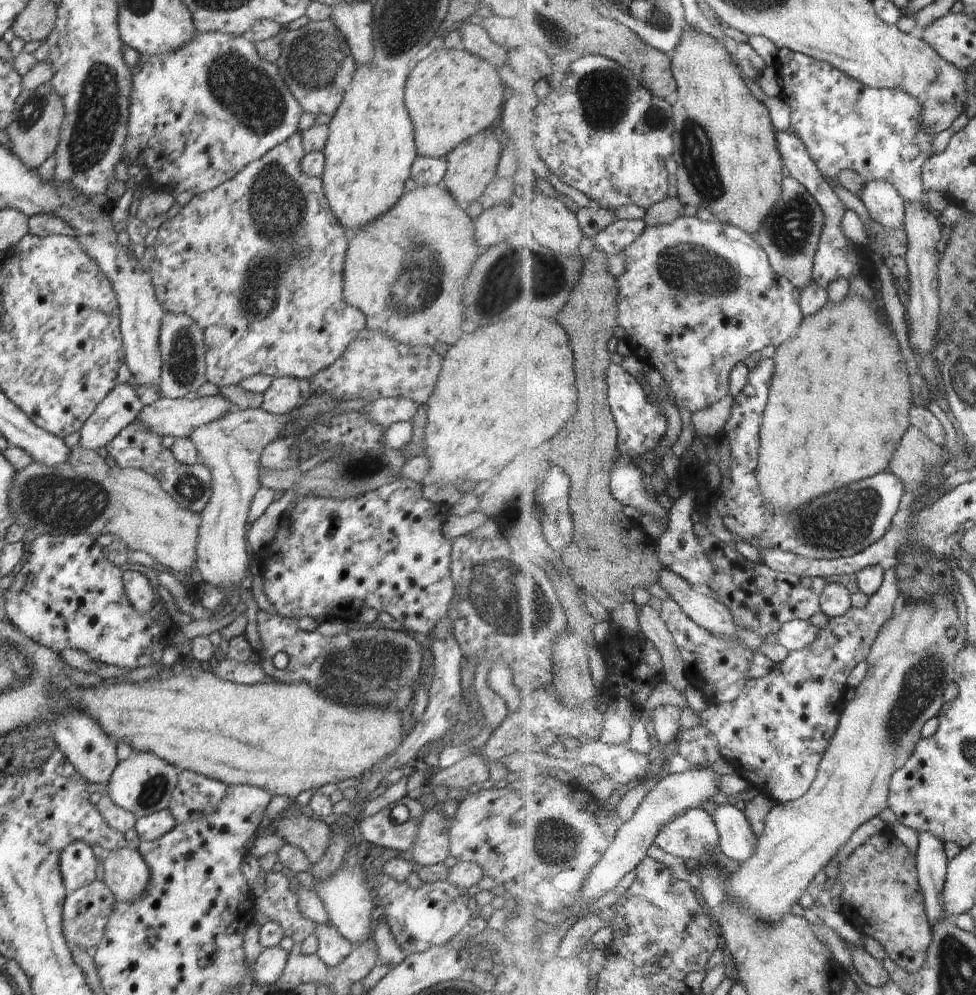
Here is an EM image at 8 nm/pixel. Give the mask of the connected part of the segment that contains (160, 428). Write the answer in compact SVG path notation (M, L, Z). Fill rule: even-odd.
M222 394L198 397L192 401L186 398L169 399L160 397L156 402L142 407L138 420L144 423L149 431L161 437L187 437L195 428L222 418L226 413L231 412L232 409L234 409L234 405Z

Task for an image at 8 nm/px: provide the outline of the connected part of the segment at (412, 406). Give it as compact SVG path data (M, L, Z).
M384 397L371 401L362 411L369 419L377 425L388 428L391 424L408 422L418 412L418 404L404 397Z

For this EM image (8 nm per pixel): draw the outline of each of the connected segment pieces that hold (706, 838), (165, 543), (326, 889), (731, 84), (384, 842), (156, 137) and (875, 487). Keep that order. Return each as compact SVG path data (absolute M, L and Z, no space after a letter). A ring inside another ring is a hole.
M690 809L660 833L656 846L662 848L664 854L692 860L698 859L703 854L714 854L719 850L720 844L721 832L715 818L704 809Z
M77 445L70 448L67 462L46 466L32 461L25 469L15 470L8 493L8 508L15 524L33 530L40 535L88 534L97 537L100 534L113 534L131 551L140 550L150 554L154 560L169 572L191 574L196 564L196 543L200 515L183 509L162 490L160 482L143 470L132 467L109 466L95 450L86 450Z
M355 858L342 864L343 868L338 869L333 875L329 875L324 881L313 880L314 887L323 906L329 915L329 923L336 927L336 930L354 946L361 945L366 939L372 937L373 928L370 928L370 918L372 918L372 903L374 896L369 885L366 884L362 876L362 861Z
M688 25L686 32L684 33L682 42L676 48L676 53L673 58L673 73L676 75L677 81L679 82L679 96L682 96L680 102L676 102L673 107L676 112L676 130L675 130L675 153L673 154L675 161L678 164L678 182L677 188L679 189L679 197L681 201L686 204L691 204L697 206L699 209L707 208L709 209L718 220L725 223L732 223L737 227L743 228L748 231L751 235L756 236L760 234L761 230L764 228L765 222L772 216L775 212L776 206L779 205L780 199L784 194L784 159L779 151L779 136L774 122L772 122L772 116L770 116L770 108L766 106L765 103L760 102L752 92L750 92L749 83L744 82L744 78L740 76L738 68L734 66L732 62L732 56L726 51L726 45L721 44L714 38L704 34L700 28Z
M408 796L401 798L396 804L404 804L409 810L408 820L402 824L397 824L390 815L394 805L387 806L374 816L360 815L357 821L365 843L376 844L385 849L393 848L399 852L412 850L422 815L426 810L418 799Z
M198 31L192 35L191 41L183 44L179 49L161 55L145 55L138 57L139 64L131 68L132 90L129 96L129 119L127 122L128 136L123 144L123 155L121 160L127 167L132 164L148 168L146 185L156 191L164 191L172 196L180 192L192 192L192 194L202 194L220 186L228 179L234 178L245 166L263 157L272 147L285 141L290 135L298 132L297 126L299 118L303 113L300 104L292 96L290 89L286 86L285 80L280 74L275 63L268 62L257 53L255 46L243 35L232 33L222 33L220 31Z
M772 359L762 360L760 366L756 367L752 371L750 371L749 379L747 381L746 386L743 388L743 391L735 398L736 402L734 403L733 415L730 419L730 422L726 425L725 431L727 432L727 438L729 443L731 444L731 487L727 490L726 495L724 492L720 490L720 493L717 494L718 501L716 503L716 507L718 506L719 514L726 514L726 526L742 537L745 542L750 542L753 546L757 547L760 551L767 548L775 548L782 549L788 553L794 553L798 556L810 557L811 559L839 559L842 557L851 557L857 555L858 553L863 553L869 546L878 542L881 538L887 536L890 532L891 527L893 526L894 516L898 514L898 510L900 510L907 502L907 490L905 486L905 482L903 478L900 478L892 470L884 471L883 473L877 474L874 477L868 477L868 480L864 479L861 481L856 481L852 486L844 486L842 490L836 490L836 492L832 492L832 494L826 494L822 500L818 500L816 498L816 502L807 502L804 506L789 506L788 508L784 508L782 505L777 508L776 505L767 505L765 500L765 496L763 495L762 489L760 488L760 483L757 475L757 468L760 466L760 455L761 455L761 433L763 430L763 424L765 421L765 414L767 413L767 406L769 405L769 401L771 400L771 386L773 383L773 378L775 377L776 370L776 361Z

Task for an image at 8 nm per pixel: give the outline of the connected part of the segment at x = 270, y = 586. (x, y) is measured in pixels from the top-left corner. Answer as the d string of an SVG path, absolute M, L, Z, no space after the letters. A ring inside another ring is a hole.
M400 478L392 484L381 486L378 490L367 492L359 497L337 499L298 495L295 499L293 498L291 510L279 519L279 527L274 538L253 555L253 558L258 558L262 563L263 591L268 602L273 605L274 611L278 615L288 618L310 617L323 623L326 619L352 618L352 614L356 614L356 610L366 606L366 608L376 608L378 612L390 614L394 618L393 620L398 620L408 632L431 635L431 630L438 624L438 621L446 618L450 603L454 598L455 584L451 577L451 544L453 541L442 534L442 522L446 520L446 516L440 512L439 504L424 499L422 488L423 484L407 478Z

